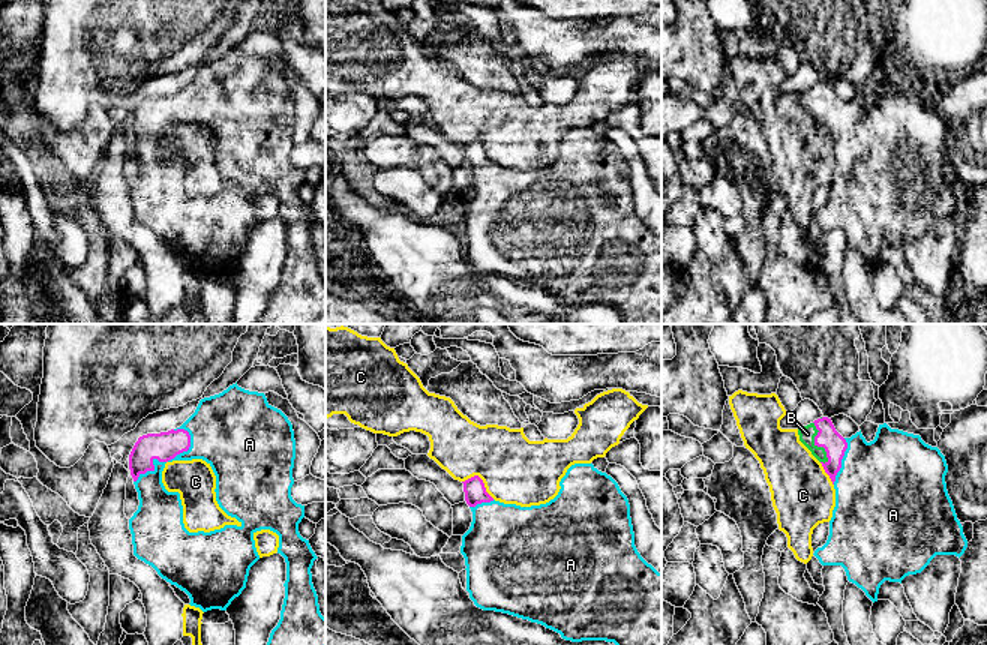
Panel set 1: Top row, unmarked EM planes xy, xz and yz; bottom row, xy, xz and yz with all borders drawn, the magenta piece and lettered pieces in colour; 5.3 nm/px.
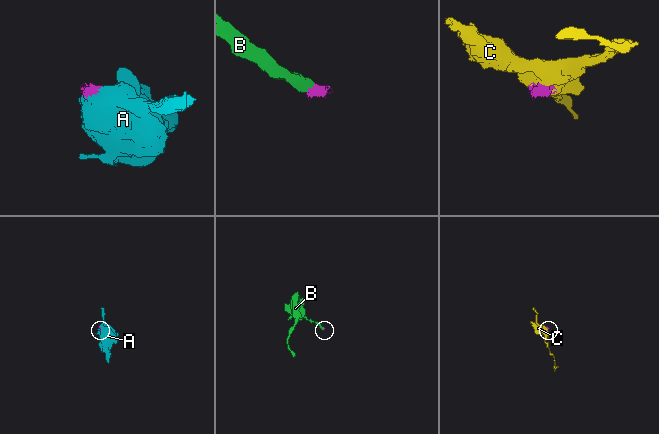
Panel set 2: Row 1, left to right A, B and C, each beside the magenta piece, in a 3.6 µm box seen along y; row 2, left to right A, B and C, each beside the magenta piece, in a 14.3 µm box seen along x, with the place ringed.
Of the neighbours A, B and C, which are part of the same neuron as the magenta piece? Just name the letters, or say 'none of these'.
A, B

